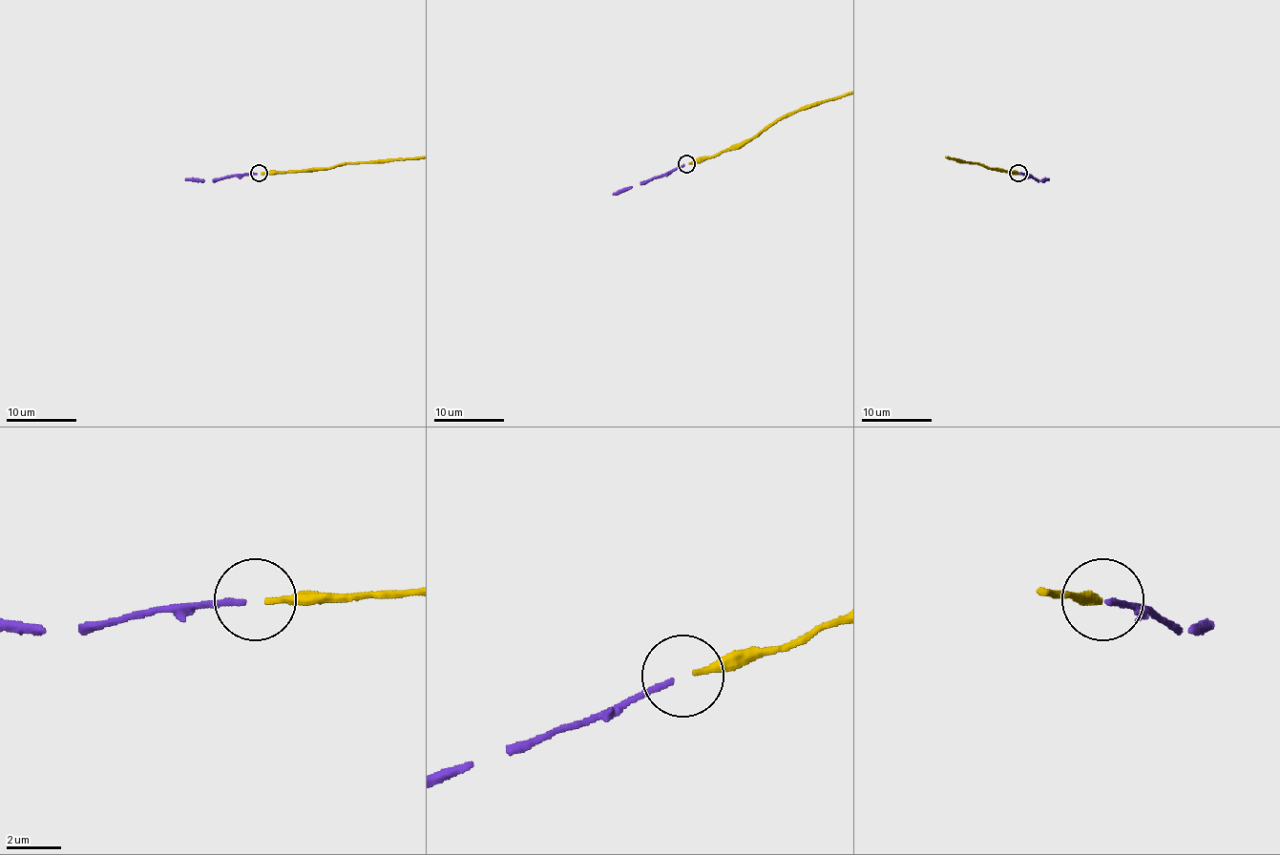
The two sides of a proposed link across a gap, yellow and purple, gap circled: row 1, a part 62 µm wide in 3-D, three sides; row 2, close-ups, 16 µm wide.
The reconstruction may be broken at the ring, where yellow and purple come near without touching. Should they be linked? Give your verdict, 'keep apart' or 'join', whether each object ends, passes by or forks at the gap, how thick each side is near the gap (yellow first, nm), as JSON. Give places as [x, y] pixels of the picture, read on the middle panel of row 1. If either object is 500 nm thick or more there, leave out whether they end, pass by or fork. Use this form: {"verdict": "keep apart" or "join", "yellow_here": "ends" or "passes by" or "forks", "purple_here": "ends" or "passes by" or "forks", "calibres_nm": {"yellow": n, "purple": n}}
{"verdict": "join", "yellow_here": "ends", "purple_here": "ends", "calibres_nm": {"yellow": 240, "purple": 240}}

